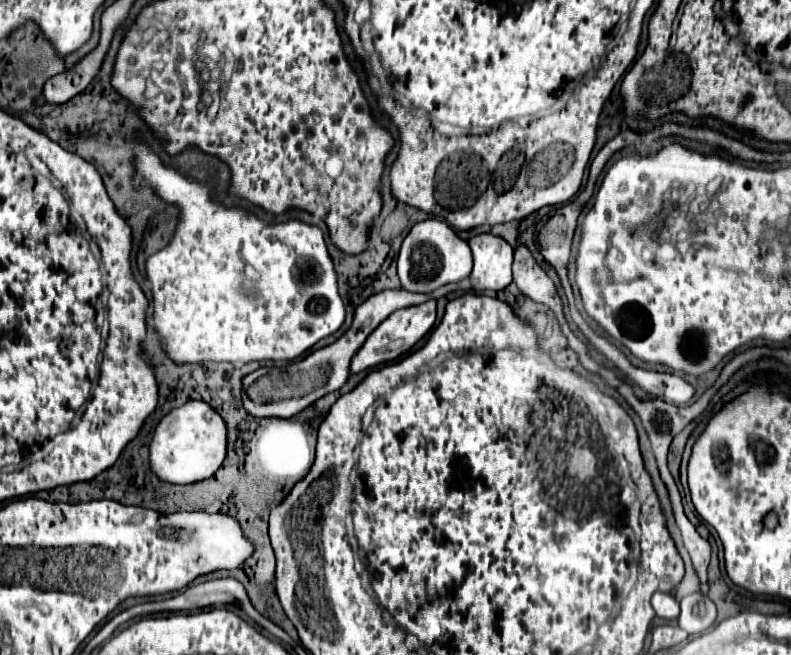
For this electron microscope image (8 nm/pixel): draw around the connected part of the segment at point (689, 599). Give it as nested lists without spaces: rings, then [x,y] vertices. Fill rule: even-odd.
[[[690,594],[684,596],[680,602],[680,616],[678,616],[678,626],[686,630],[690,636],[706,632],[714,620],[716,620],[716,606],[712,600],[708,600],[704,594]]]

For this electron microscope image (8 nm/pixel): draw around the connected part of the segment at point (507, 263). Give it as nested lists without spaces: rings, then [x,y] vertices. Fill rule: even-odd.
[[[478,234],[470,238],[474,254],[474,268],[464,282],[458,282],[460,290],[504,290],[512,282],[512,256],[514,248],[500,236]]]

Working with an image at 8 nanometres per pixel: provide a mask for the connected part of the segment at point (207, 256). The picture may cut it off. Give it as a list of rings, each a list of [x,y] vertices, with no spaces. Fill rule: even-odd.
[[[136,136],[128,140],[128,146],[138,154],[136,168],[144,182],[166,202],[180,206],[178,234],[170,246],[146,264],[154,296],[154,326],[164,340],[178,340],[162,342],[168,358],[178,364],[208,360],[232,362],[236,368],[252,360],[294,360],[342,326],[346,310],[338,294],[334,264],[318,226],[300,220],[288,220],[288,226],[266,224],[242,208],[224,208],[210,200],[210,186],[164,166]]]

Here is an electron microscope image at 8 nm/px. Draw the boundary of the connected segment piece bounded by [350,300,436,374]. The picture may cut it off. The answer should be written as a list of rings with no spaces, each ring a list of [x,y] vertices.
[[[428,300],[424,304],[418,306],[408,306],[402,310],[396,310],[394,314],[390,314],[364,342],[364,346],[356,352],[356,356],[352,358],[352,366],[350,370],[362,372],[368,368],[374,368],[378,364],[386,364],[386,362],[394,362],[398,360],[402,354],[406,354],[410,348],[414,348],[414,344],[418,344],[434,326],[436,322],[436,300]]]

